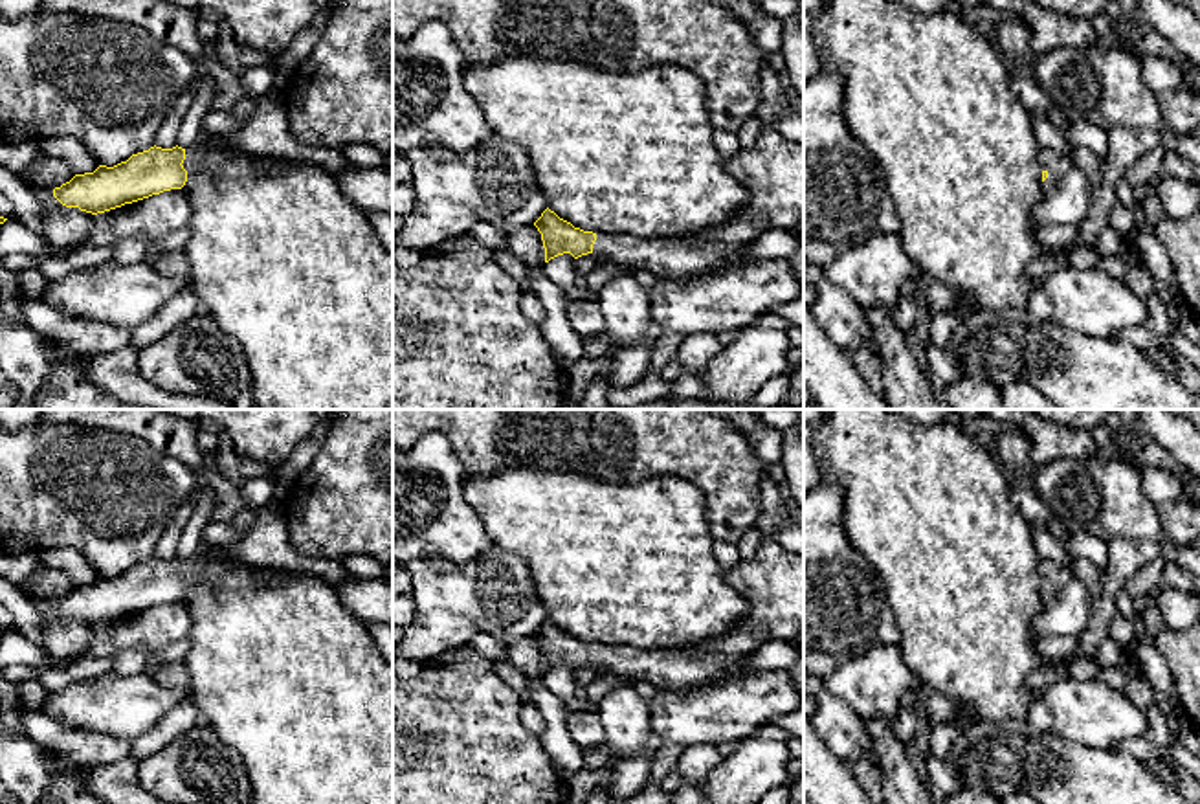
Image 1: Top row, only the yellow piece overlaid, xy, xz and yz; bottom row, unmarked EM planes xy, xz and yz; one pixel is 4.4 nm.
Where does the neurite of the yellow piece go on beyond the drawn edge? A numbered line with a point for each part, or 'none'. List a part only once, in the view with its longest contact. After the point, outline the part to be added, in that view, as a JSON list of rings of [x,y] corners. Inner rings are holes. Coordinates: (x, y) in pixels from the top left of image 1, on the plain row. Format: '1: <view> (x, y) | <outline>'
1: xy (195, 569) | [[[198,558],[185,560],[183,580],[211,580],[217,582],[222,575],[220,564],[204,564]]]

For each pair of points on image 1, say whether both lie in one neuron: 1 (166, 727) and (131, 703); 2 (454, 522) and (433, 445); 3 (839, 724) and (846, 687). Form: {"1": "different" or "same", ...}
{"1": "different", "2": "same", "3": "different"}

